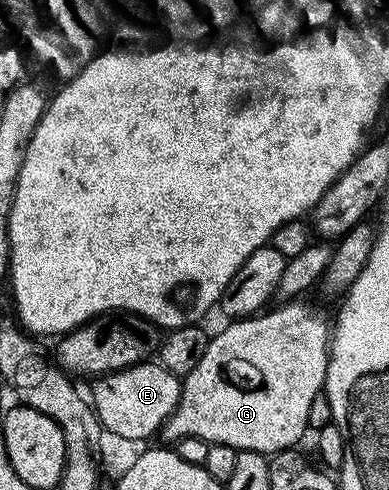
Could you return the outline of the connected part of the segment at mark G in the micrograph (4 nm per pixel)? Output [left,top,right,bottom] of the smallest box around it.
[160,300,332,456]

